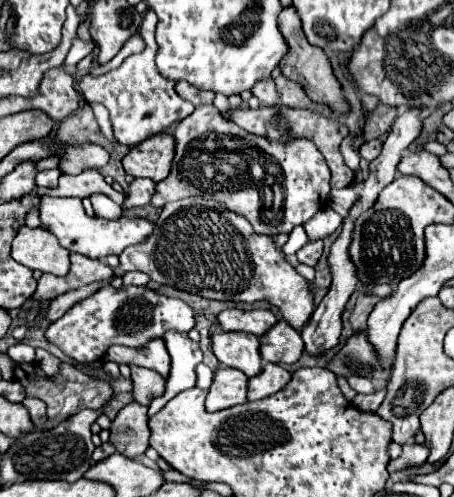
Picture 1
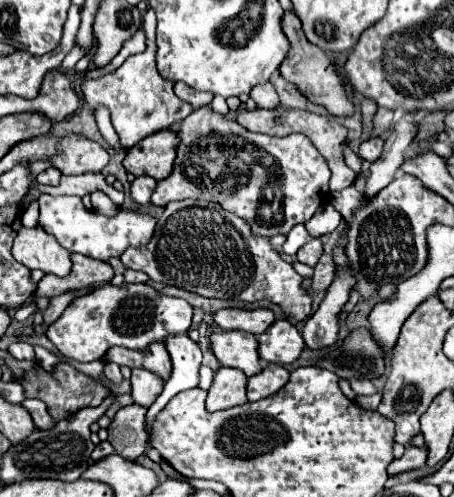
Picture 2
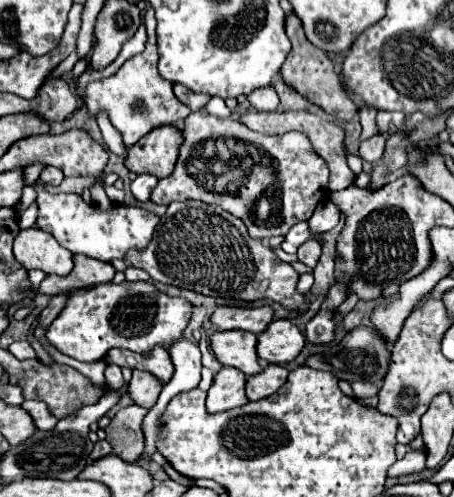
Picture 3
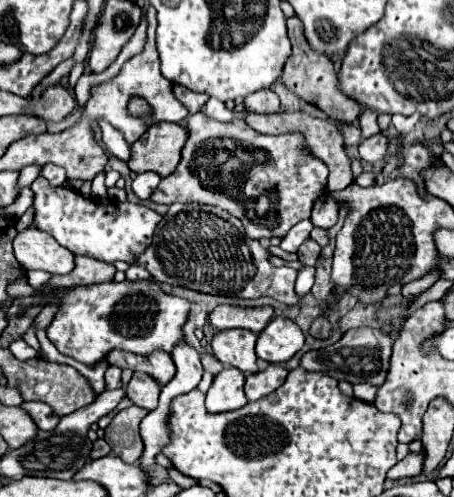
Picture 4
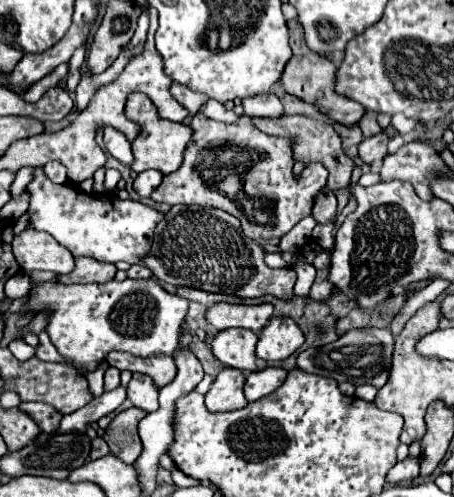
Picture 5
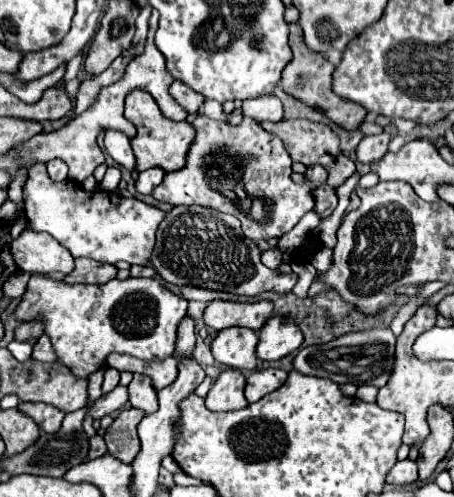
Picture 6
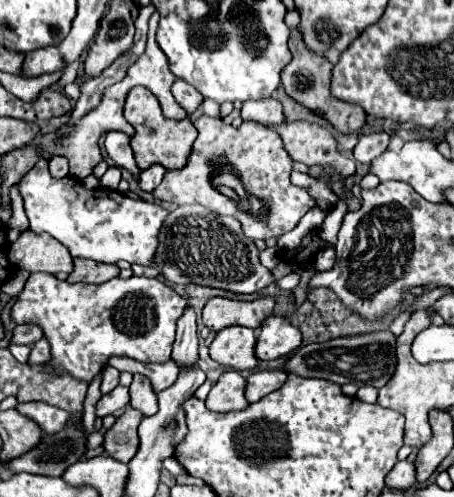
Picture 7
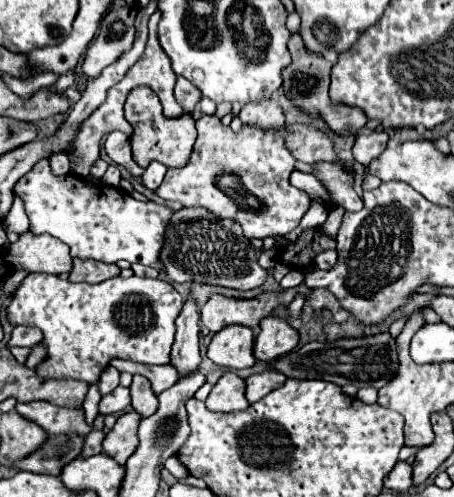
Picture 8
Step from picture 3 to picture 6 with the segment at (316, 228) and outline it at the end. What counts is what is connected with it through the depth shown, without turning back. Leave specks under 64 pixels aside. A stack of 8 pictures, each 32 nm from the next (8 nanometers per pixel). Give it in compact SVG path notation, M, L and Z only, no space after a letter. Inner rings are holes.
M320 184L320 186L316 186L314 192L312 192L312 196L314 196L314 200L316 200L316 208L314 208L314 210L316 210L322 218L330 216L332 210L336 208L336 204L338 204L336 190L330 188L328 184Z

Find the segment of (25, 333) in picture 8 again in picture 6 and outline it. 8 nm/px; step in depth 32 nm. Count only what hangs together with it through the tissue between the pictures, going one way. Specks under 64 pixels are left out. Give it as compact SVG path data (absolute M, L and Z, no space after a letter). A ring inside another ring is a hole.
M40 320L24 322L24 324L20 324L20 326L16 328L14 340L16 340L16 342L28 342L30 338L36 338L36 340L38 340L38 338L42 336L42 332L44 332L44 328L42 328Z

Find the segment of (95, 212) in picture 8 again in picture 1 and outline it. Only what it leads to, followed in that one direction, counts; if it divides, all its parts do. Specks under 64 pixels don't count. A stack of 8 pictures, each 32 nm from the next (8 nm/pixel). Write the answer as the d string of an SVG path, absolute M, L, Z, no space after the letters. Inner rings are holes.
M40 196L40 220L42 226L52 232L64 248L96 260L104 260L110 254L120 256L124 248L144 242L154 230L154 222L148 218L130 218L122 214L118 220L106 220L102 216L88 216L80 198Z

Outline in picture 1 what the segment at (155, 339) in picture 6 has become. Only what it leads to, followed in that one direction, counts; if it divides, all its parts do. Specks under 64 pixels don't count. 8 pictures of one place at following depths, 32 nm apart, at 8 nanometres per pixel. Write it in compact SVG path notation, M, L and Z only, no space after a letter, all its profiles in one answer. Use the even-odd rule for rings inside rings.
M102 286L100 292L76 302L60 320L52 322L46 330L48 342L56 344L66 356L80 364L102 360L112 344L128 348L144 348L154 338L162 338L164 332L190 332L194 328L194 310L178 298L168 298L146 286L112 288Z

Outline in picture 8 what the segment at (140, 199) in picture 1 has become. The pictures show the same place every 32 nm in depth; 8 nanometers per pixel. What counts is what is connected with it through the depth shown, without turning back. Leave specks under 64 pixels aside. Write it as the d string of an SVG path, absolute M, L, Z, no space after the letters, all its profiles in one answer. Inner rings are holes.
M156 160L150 162L150 166L146 168L146 172L144 172L144 176L142 176L144 186L146 186L148 190L156 190L156 188L162 184L162 180L164 180L166 170L168 170L168 168L164 168L164 164L160 164L160 162L156 162Z

